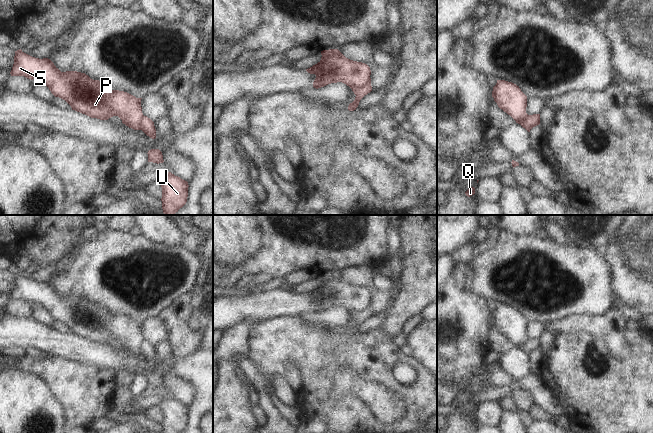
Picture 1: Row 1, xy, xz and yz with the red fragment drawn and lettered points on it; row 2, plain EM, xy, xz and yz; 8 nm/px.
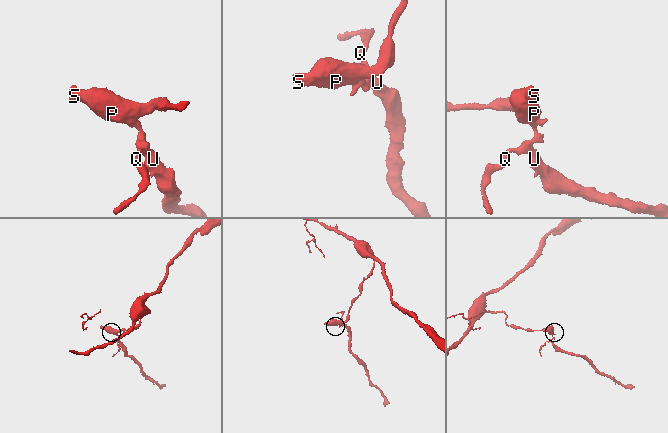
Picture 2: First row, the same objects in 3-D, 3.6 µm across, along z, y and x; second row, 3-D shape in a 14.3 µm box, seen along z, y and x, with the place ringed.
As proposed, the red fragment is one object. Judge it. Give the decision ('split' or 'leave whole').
split

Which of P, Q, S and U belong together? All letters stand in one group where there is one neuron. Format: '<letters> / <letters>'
P S / Q U

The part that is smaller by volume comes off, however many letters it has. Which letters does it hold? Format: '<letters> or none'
Q, U

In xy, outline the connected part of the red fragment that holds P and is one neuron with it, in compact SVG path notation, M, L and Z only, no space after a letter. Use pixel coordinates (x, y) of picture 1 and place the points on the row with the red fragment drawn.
M21 49L15 51L11 76L41 80L55 97L65 100L77 112L91 118L108 120L118 116L122 123L140 130L141 99L110 89L103 81L93 80L77 71L61 72L48 58L35 58Z

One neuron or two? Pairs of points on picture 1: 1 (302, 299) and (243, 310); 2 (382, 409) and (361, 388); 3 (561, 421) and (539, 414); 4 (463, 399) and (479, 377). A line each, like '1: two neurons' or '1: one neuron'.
1: one neuron
2: one neuron
3: one neuron
4: two neurons

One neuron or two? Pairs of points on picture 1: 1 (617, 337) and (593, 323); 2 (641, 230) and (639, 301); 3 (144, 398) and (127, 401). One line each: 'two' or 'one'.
1: one
2: one
3: two

